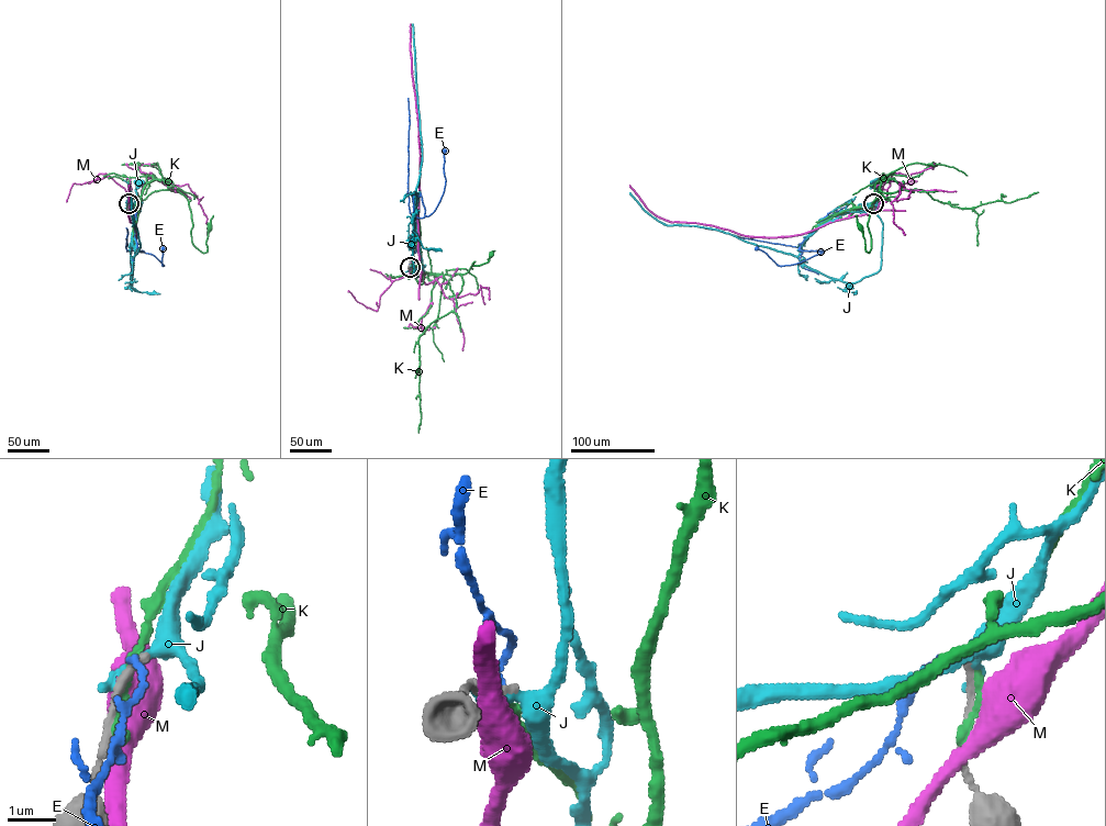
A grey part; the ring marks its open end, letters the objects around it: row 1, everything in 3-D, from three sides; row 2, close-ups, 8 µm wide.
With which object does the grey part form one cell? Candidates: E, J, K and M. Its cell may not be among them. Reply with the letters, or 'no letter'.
no letter

